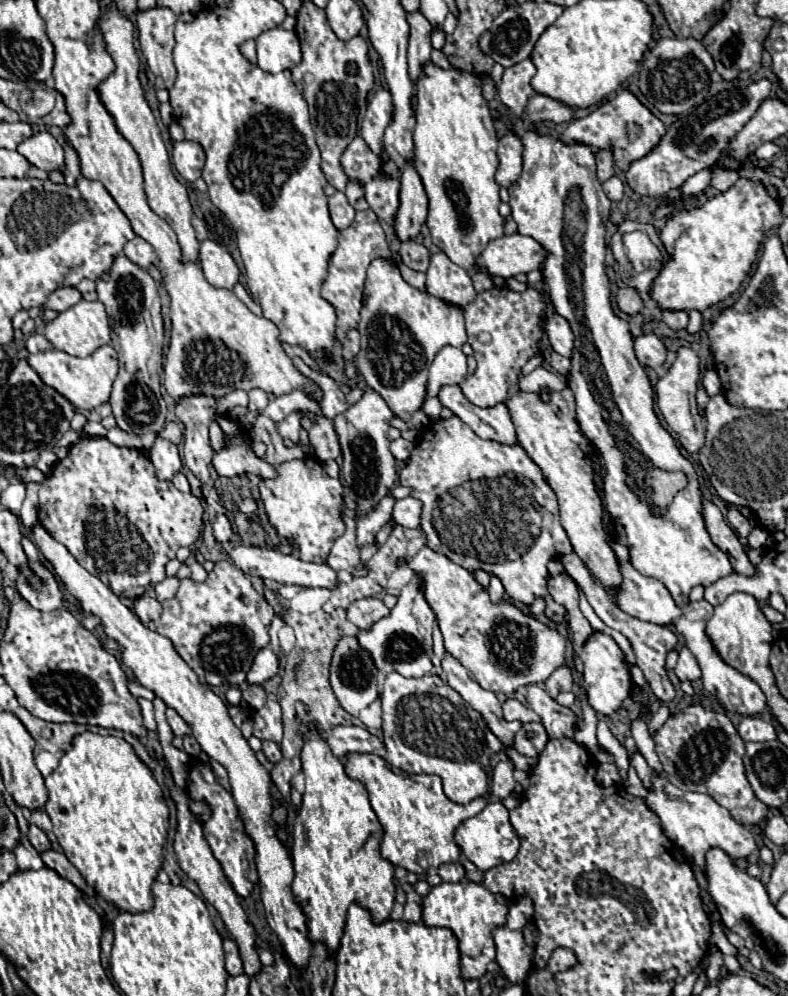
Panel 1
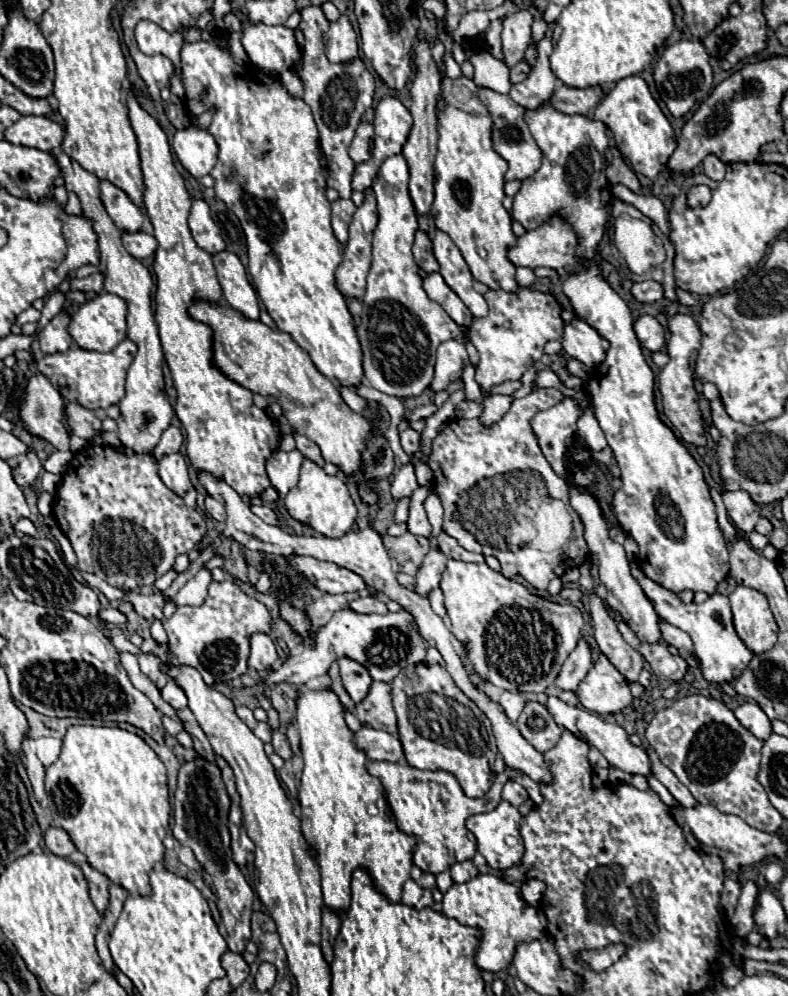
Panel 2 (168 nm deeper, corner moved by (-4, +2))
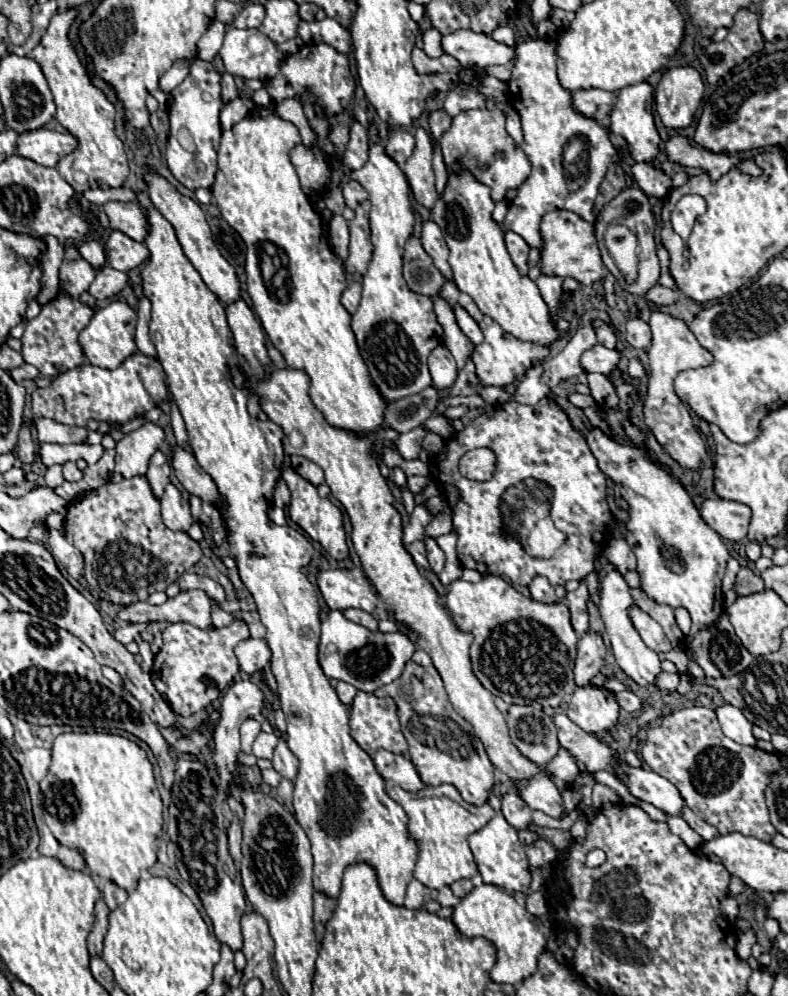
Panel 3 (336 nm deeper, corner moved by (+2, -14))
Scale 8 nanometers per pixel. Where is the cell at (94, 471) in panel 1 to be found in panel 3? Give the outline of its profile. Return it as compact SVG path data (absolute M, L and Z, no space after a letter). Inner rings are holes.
M133 476L121 482L107 482L105 486L75 498L75 502L71 502L67 508L65 538L85 558L83 578L87 580L87 586L91 588L91 592L97 598L119 606L129 606L135 602L135 598L147 600L149 594L157 590L165 590L185 570L197 564L199 558L203 556L197 540L193 540L187 532L169 530L163 524L161 512L159 512L159 498L153 494L149 480L145 476Z

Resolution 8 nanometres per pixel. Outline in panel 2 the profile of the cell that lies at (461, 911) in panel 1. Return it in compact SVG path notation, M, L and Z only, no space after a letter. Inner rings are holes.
M479 874L469 882L453 884L443 896L443 914L455 918L459 924L479 926L483 930L475 962L481 970L489 972L505 970L513 962L513 954L519 944L539 940L545 934L545 920L541 926L539 910L525 904L519 886L493 874Z

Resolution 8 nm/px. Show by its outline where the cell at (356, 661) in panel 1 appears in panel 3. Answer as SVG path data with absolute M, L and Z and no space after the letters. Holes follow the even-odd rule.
M339 682L335 690L337 690L337 696L339 696L339 700L341 700L345 706L349 706L349 704L353 702L355 694L357 694L357 688L353 688L351 684L345 684L345 682Z

